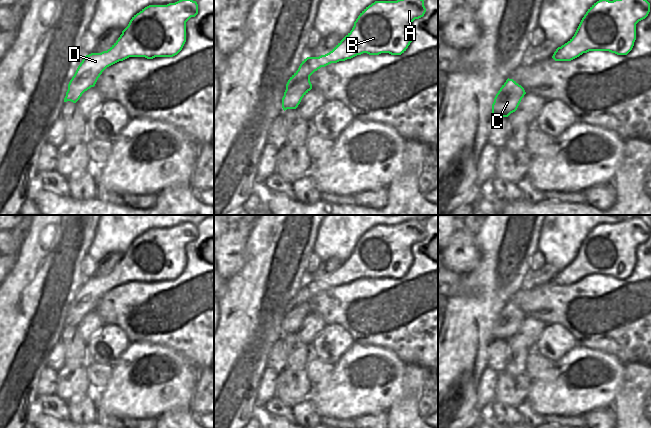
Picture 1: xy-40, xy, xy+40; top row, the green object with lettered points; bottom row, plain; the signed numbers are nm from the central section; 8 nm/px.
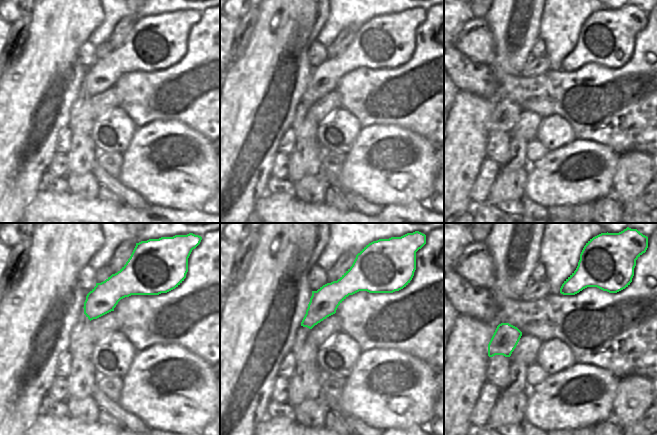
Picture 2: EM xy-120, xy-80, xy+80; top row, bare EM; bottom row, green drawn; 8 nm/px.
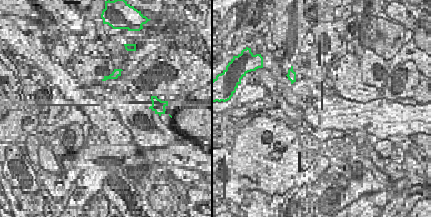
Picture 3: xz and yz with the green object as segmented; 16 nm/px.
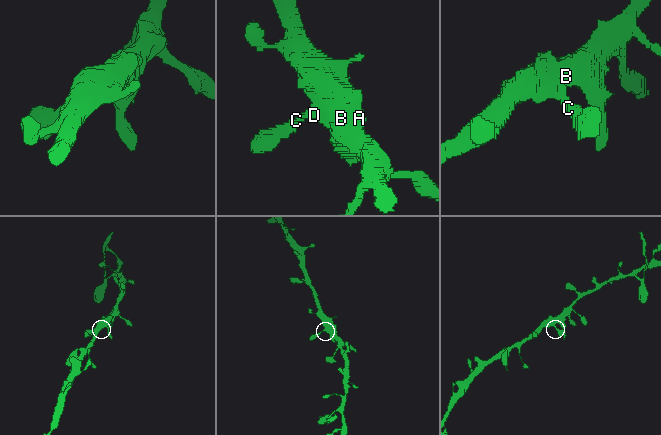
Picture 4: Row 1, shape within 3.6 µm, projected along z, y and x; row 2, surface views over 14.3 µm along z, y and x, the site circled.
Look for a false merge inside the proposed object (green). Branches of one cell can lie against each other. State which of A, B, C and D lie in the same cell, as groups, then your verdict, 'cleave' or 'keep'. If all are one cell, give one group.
A B C D | keep

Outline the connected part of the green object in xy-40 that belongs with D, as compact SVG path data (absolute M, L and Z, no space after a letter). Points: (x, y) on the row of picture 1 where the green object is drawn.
M193 0L149 5L134 15L118 40L101 53L86 55L68 84L64 102L76 103L109 66L129 57L173 57L186 42L186 22L198 14Z

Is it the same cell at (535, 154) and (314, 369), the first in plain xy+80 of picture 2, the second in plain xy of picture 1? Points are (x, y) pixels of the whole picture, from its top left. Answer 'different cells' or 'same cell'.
same cell

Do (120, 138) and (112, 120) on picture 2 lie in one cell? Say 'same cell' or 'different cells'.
same cell

